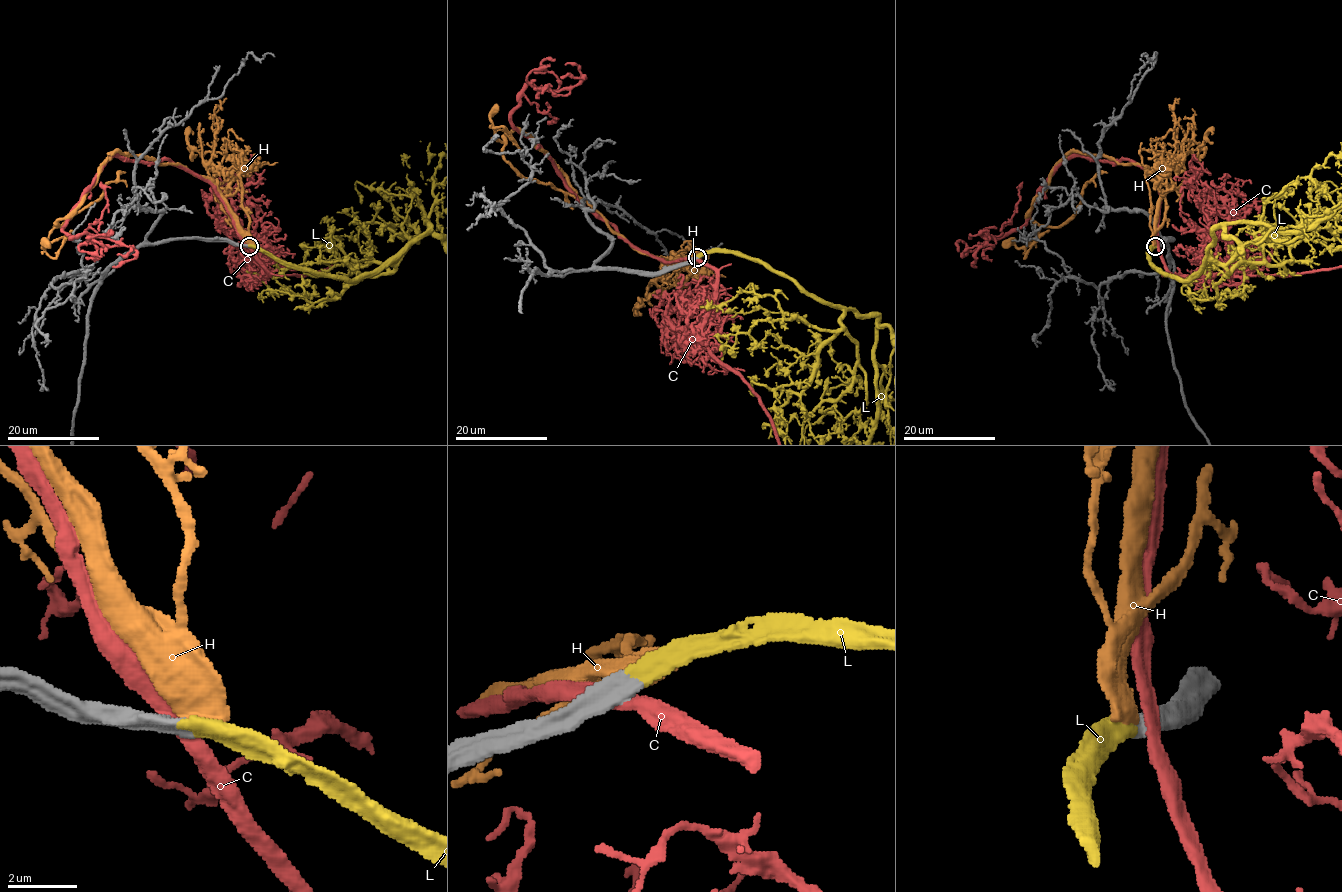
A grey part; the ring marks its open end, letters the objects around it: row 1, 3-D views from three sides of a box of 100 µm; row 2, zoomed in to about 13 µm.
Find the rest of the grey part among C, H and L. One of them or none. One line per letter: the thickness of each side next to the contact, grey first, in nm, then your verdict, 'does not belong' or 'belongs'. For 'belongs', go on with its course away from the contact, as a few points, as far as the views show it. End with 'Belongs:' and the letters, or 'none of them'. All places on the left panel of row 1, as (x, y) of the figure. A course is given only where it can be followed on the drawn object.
C: calibres 650 and 380 nm; does not belong
H: calibres 550 and 600 nm; does not belong
L: calibres 550 and 480 nm; belongs
Belongs: L

